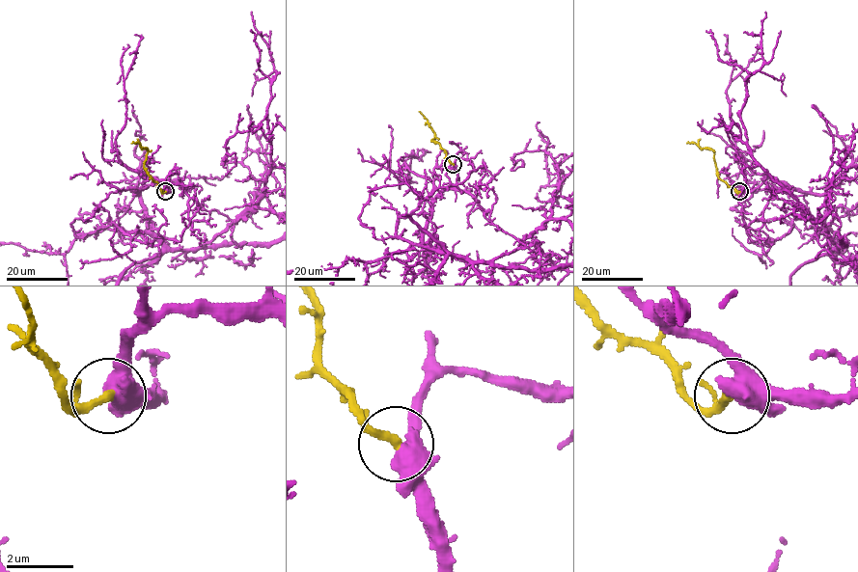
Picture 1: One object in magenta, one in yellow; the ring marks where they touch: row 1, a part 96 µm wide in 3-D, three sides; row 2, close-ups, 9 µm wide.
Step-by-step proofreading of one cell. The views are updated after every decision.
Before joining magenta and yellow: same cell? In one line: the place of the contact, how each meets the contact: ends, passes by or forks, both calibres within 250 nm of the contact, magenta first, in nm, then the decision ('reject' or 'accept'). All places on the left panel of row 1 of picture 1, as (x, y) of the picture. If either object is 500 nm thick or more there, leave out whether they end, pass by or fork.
(165, 191) | magenta passes by | yellow passes by | 480/190 nm | accept

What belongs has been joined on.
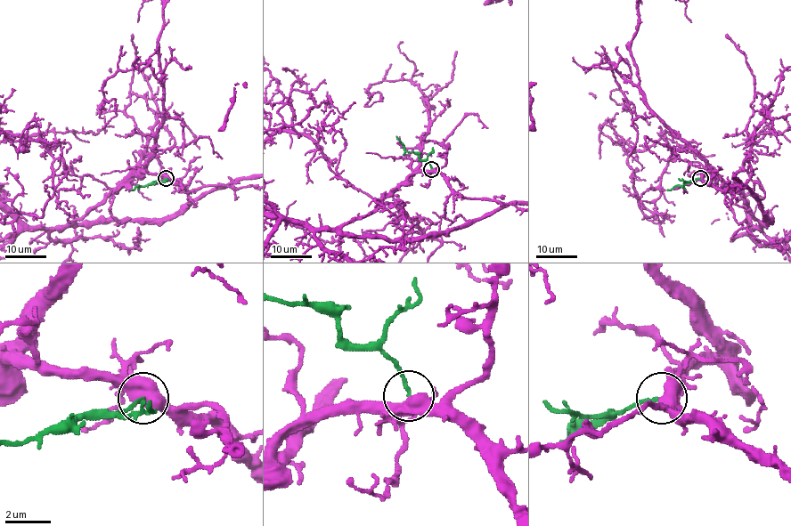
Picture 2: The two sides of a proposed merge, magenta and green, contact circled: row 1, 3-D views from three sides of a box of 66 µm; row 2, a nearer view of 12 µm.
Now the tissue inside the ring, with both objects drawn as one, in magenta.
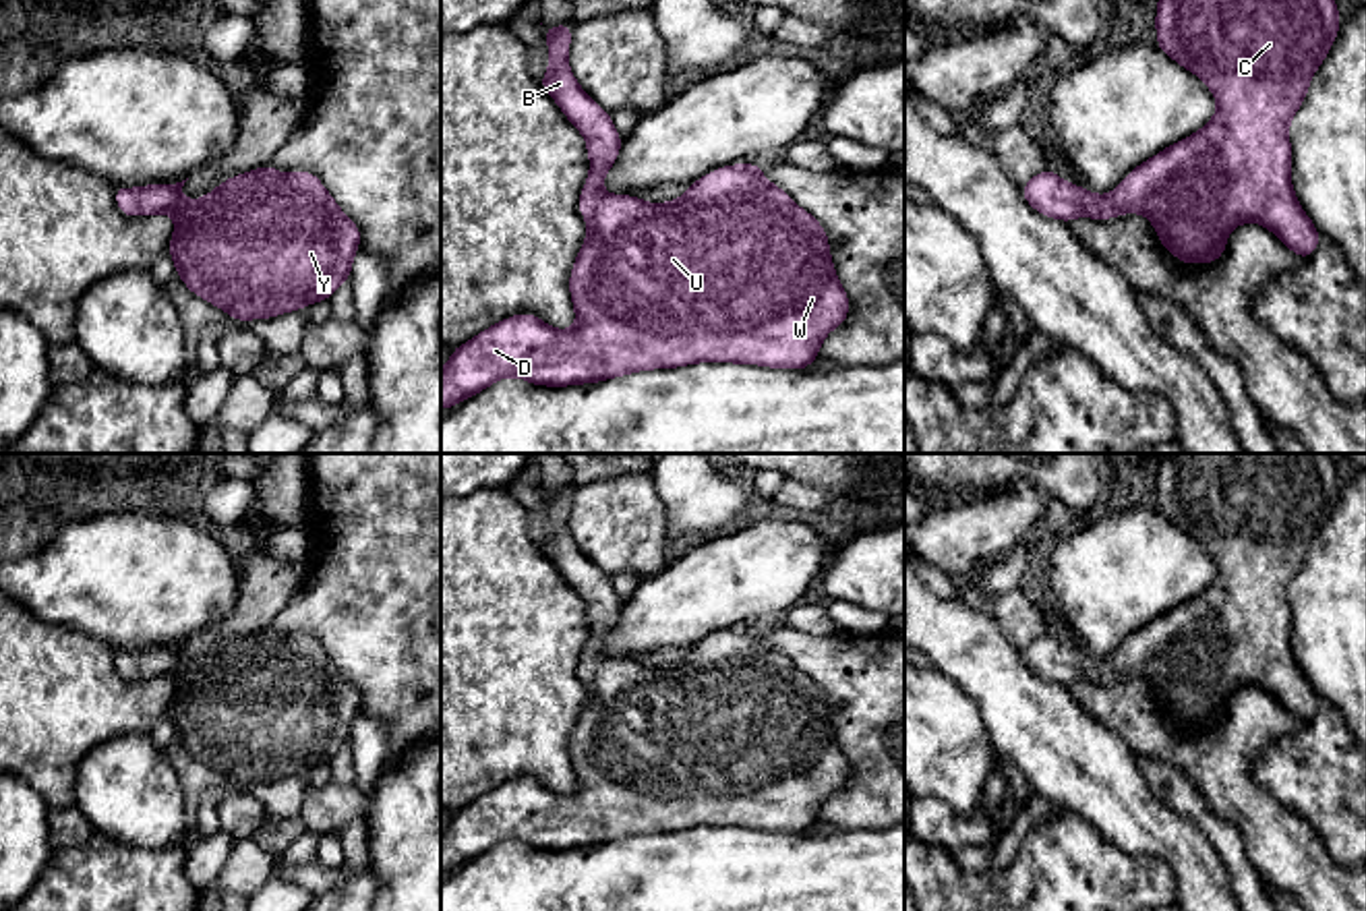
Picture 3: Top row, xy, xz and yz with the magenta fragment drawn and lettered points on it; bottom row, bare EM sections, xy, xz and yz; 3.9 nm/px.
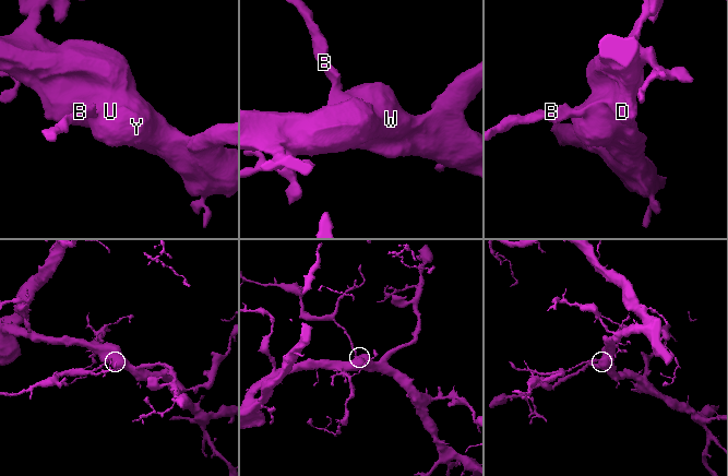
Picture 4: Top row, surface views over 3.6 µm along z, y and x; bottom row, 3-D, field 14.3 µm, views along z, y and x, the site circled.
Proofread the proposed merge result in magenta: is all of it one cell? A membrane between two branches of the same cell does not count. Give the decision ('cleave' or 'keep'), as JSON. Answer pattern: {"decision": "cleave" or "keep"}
{"decision": "keep"}

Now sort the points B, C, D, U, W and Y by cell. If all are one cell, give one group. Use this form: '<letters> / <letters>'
B C D U W Y

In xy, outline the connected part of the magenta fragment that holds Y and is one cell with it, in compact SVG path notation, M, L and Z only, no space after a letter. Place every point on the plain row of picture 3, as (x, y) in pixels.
M267 627L224 644L197 665L182 663L184 646L143 648L135 654L118 648L114 663L126 681L168 677L176 683L168 708L176 739L230 783L253 785L294 776L329 764L350 745L362 696L313 636L281 638Z

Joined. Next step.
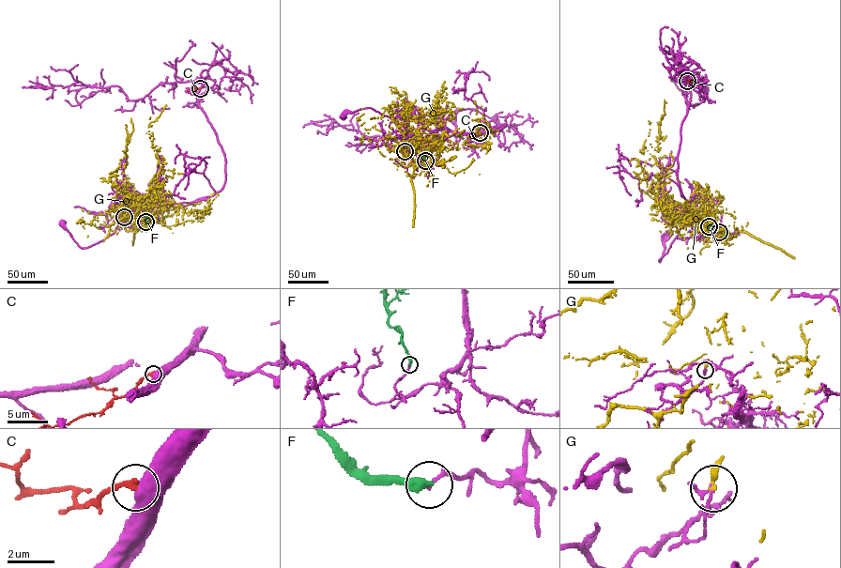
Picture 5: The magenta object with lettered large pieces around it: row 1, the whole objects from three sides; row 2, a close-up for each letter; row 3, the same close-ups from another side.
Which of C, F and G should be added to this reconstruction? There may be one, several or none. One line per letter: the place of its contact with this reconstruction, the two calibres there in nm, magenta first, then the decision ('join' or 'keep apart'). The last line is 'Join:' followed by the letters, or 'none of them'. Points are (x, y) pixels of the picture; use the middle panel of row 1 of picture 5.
C: contact (480, 132); calibres 750 and 280 nm; keep apart
F: contact (425, 161); calibres 160 and 400 nm; keep apart
G: contact (405, 151); calibres 100 and 240 nm; keep apart
Join: none of them

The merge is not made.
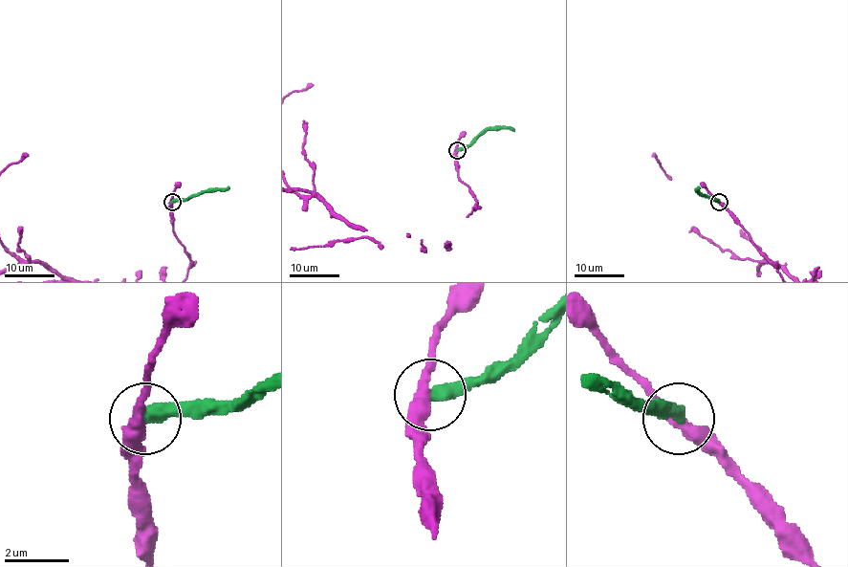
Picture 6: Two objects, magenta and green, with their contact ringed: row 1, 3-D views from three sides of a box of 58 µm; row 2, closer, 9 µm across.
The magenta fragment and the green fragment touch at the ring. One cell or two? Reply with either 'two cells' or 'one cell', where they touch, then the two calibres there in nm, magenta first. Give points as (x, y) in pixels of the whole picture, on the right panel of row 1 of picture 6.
two cells; place (719, 202); calibres 360 and 460 nm

